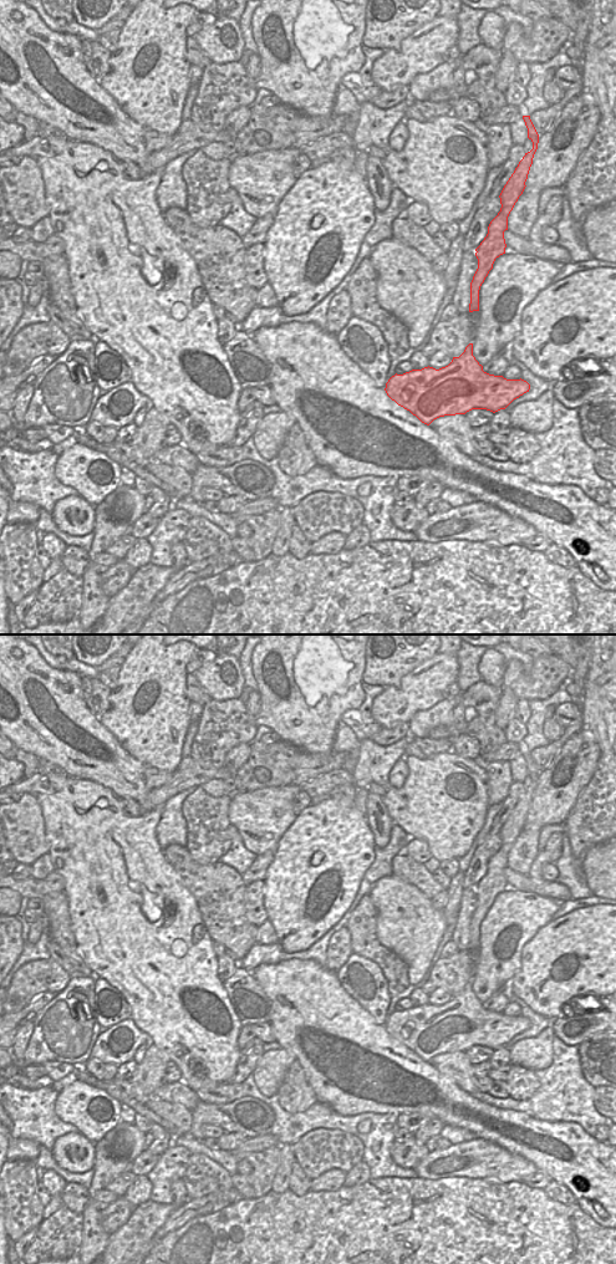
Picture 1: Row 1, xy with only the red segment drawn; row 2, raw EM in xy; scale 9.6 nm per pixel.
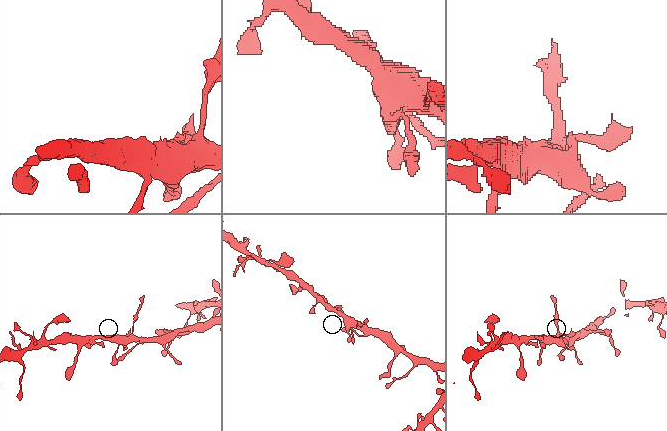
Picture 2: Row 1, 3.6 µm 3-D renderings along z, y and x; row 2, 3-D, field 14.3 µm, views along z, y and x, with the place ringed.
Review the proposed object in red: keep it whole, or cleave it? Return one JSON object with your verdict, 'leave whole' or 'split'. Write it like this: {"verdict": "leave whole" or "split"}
{"verdict": "split"}

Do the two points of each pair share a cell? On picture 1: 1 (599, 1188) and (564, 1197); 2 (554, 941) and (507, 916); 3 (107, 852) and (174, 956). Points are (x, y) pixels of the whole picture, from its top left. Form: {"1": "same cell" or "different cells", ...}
{"1": "different cells", "2": "different cells", "3": "same cell"}

